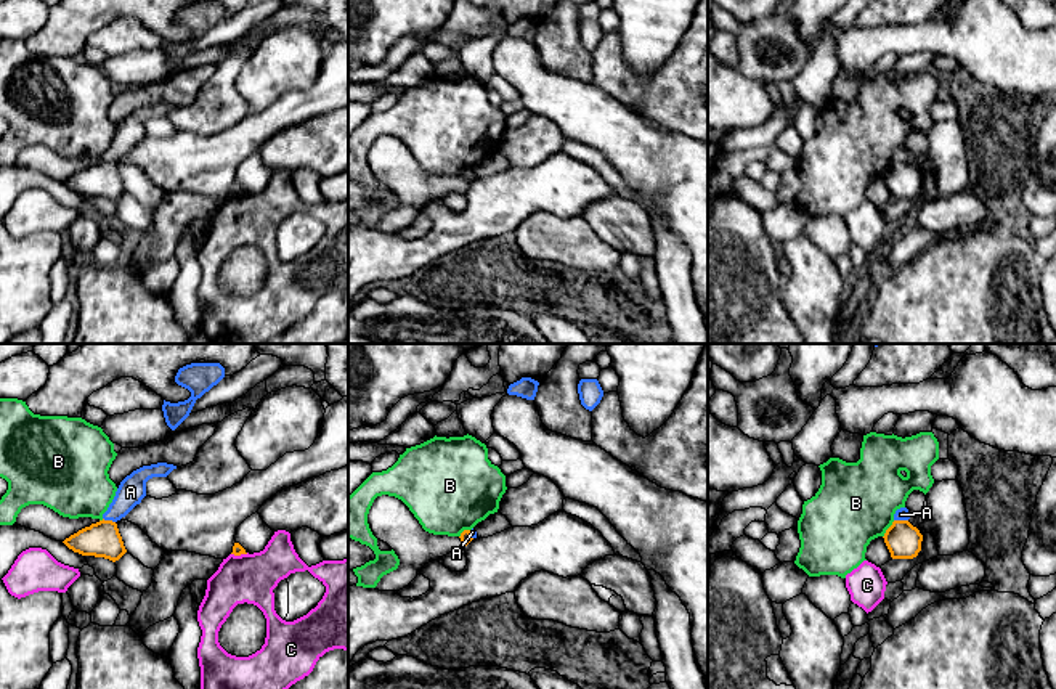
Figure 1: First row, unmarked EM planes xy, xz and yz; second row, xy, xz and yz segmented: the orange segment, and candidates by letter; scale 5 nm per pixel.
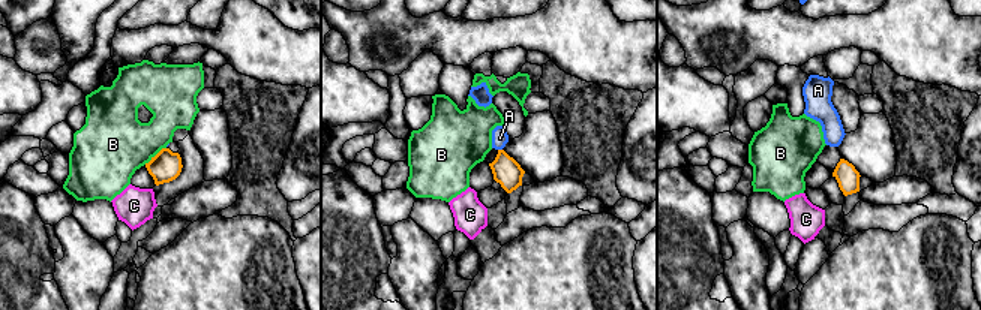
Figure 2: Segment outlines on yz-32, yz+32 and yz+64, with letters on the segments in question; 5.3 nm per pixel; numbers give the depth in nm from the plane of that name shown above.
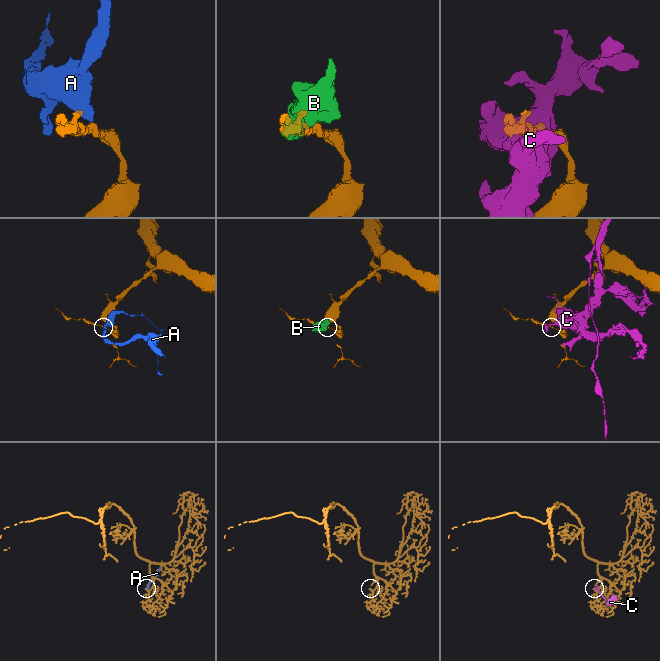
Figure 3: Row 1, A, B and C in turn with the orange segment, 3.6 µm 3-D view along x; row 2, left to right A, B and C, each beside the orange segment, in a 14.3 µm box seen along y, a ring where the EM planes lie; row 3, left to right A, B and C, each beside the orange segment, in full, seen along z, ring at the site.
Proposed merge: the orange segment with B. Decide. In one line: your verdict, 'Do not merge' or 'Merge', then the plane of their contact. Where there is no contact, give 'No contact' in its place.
Do not merge. Touches orange in yz

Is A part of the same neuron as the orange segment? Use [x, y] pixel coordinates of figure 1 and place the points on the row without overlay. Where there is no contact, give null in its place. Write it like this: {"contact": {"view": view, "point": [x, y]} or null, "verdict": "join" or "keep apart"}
{"contact": {"view": "yz", "point": [901, 161]}, "verdict": "keep apart"}

